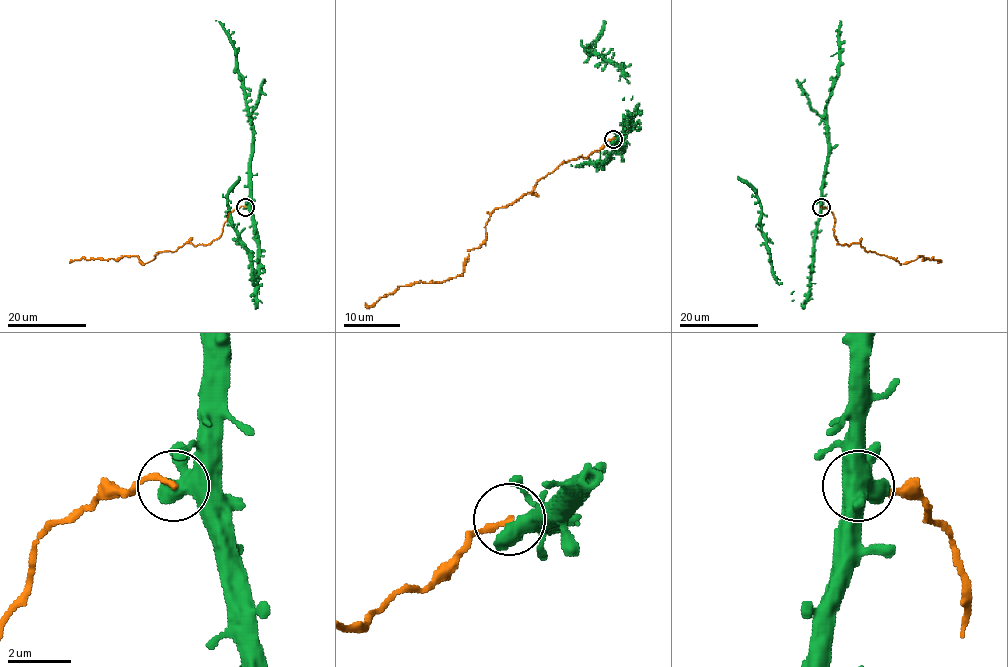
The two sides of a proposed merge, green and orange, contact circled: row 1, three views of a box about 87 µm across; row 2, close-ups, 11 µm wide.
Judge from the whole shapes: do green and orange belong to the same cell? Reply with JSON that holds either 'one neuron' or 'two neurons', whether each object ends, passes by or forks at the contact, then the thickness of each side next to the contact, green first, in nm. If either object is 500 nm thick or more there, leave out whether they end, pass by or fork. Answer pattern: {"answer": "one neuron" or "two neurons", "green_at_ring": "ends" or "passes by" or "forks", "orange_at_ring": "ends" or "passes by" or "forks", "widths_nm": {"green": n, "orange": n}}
{"answer": "two neurons", "widths_nm": {"green": 500, "orange": 180}}

